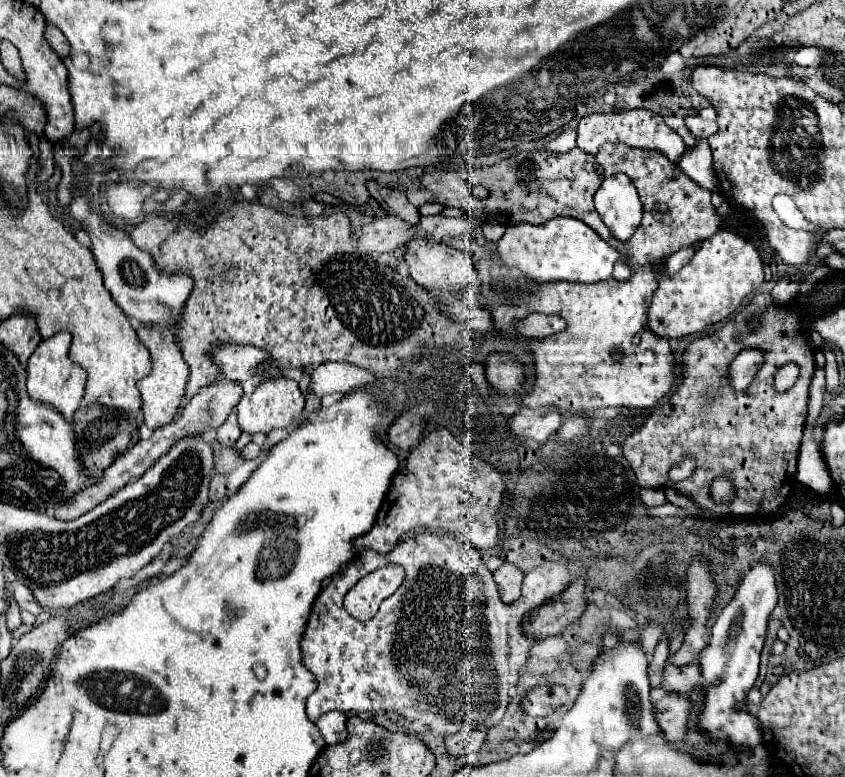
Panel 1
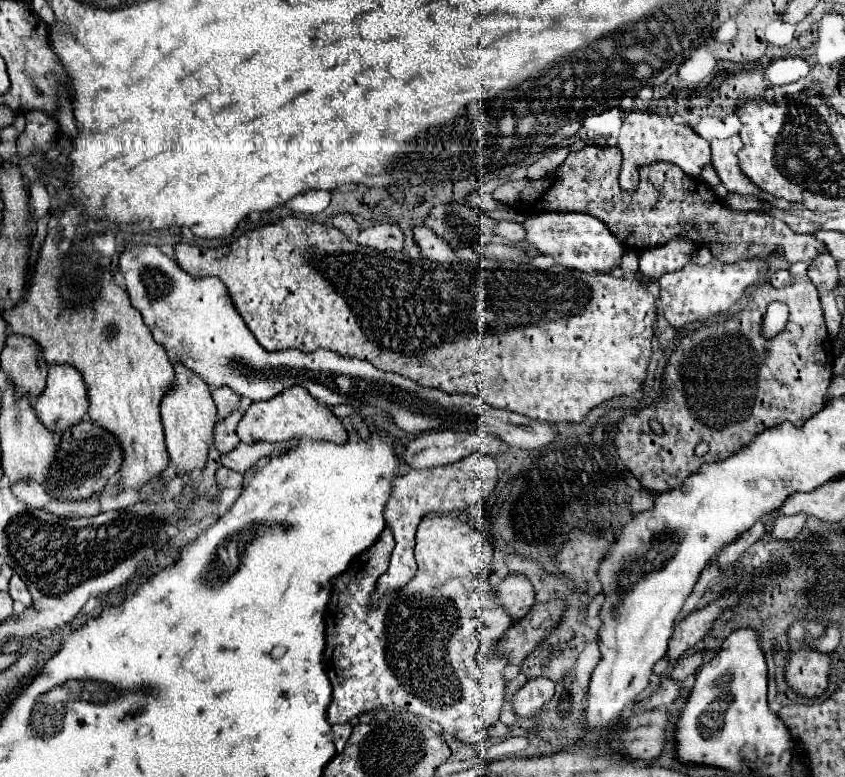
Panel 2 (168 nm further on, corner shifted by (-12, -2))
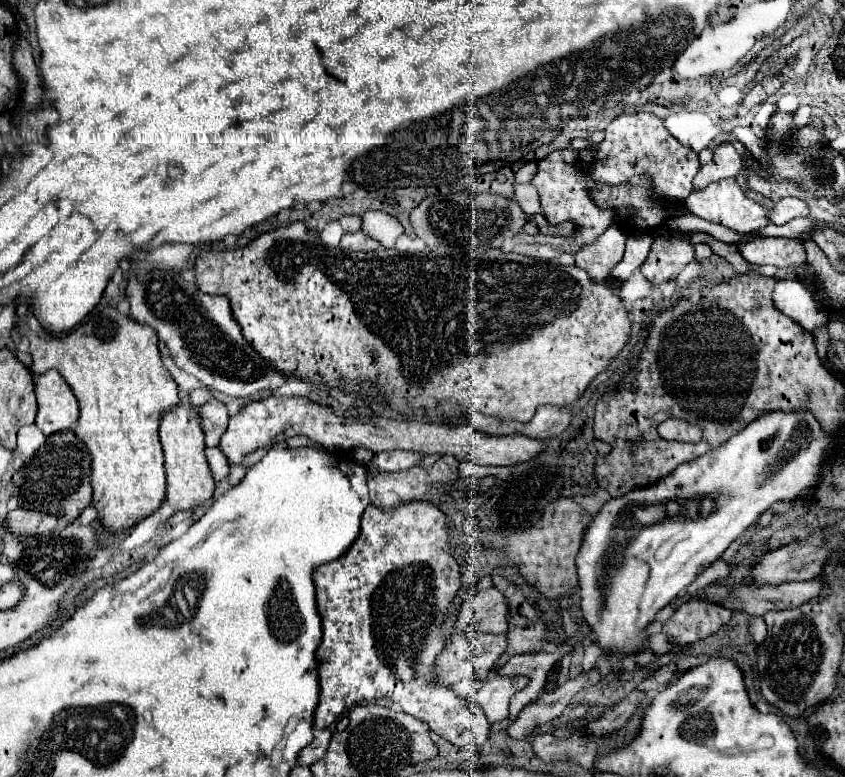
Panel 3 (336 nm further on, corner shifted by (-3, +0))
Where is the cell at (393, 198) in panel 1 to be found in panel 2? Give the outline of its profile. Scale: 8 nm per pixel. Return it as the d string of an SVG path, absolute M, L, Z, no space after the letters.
M424 224L414 226L414 240L422 248L422 256L428 260L434 260L434 262L456 262L458 260L454 250L442 238L438 238L432 230L428 230Z

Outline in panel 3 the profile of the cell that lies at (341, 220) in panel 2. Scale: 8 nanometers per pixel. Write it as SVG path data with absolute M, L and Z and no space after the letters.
M343 216L339 218L339 224L345 232L357 232L361 228L361 216Z

